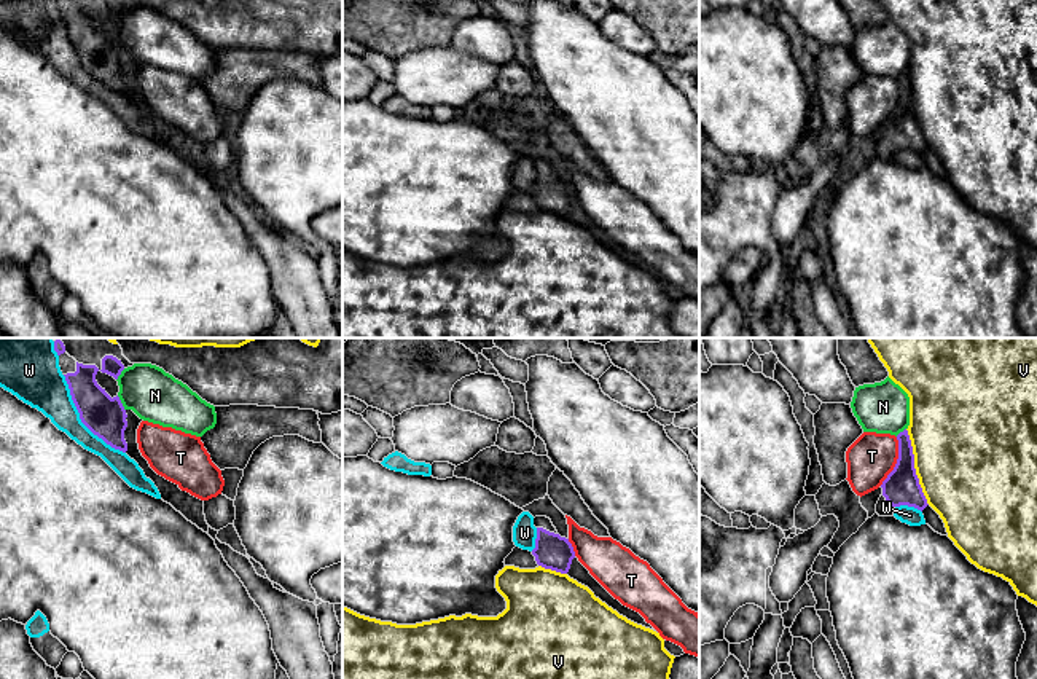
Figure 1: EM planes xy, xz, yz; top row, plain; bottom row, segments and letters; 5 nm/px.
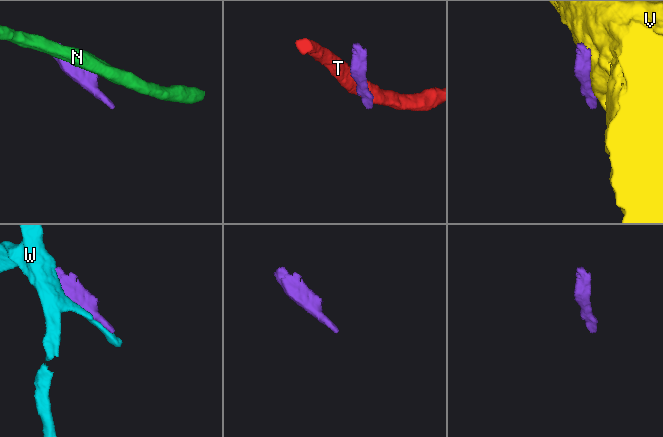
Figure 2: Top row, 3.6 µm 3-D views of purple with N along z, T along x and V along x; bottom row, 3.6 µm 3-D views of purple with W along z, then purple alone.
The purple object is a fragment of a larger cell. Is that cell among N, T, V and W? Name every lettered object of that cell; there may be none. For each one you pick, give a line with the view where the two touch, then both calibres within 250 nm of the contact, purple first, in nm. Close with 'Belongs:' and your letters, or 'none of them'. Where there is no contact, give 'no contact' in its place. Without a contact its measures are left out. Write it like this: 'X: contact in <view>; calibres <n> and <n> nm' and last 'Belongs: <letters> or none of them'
Belongs: none of them

